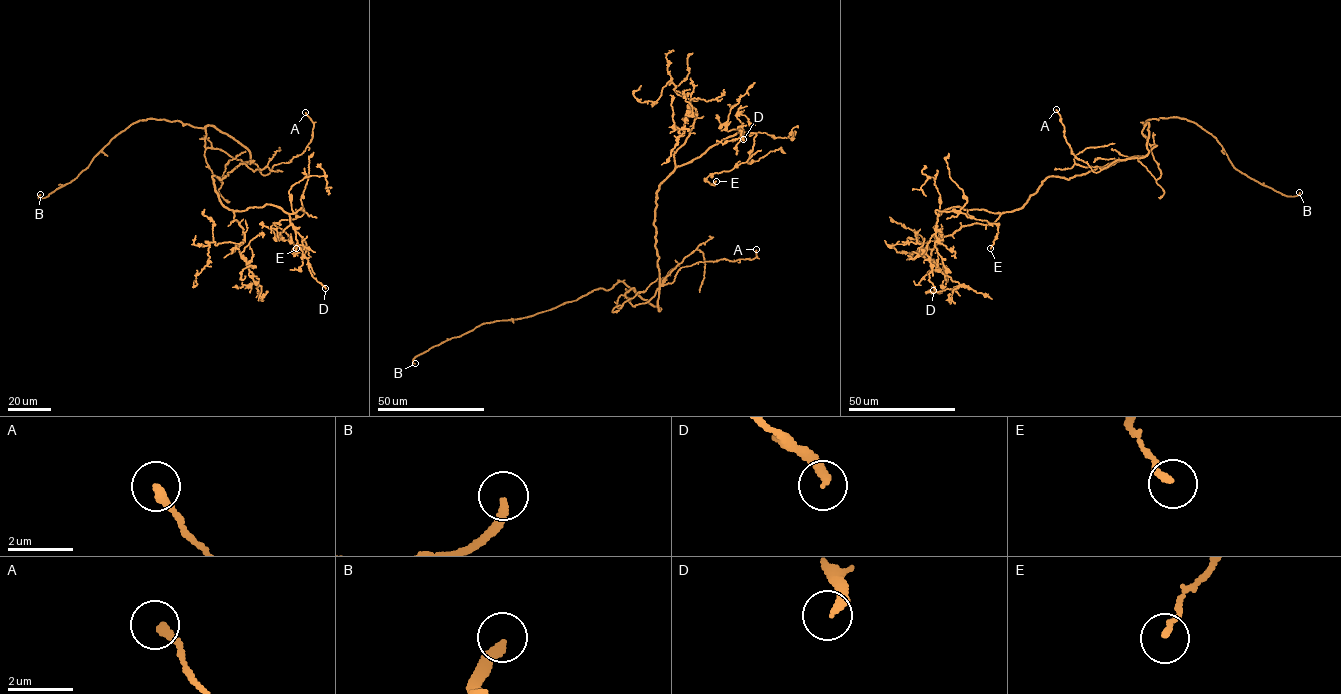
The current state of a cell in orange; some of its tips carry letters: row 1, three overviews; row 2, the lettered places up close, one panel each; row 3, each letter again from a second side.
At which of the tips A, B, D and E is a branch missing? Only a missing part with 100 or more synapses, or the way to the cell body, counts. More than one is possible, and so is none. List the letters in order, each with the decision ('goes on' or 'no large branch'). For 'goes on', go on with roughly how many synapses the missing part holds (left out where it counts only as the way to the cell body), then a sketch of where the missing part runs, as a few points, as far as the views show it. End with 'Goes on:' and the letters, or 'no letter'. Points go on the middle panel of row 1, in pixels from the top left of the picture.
A: no large branch
B: goes on | (415, 363), (422, 375), (408, 379)
D: no large branch
E: no large branch
Goes on: B

